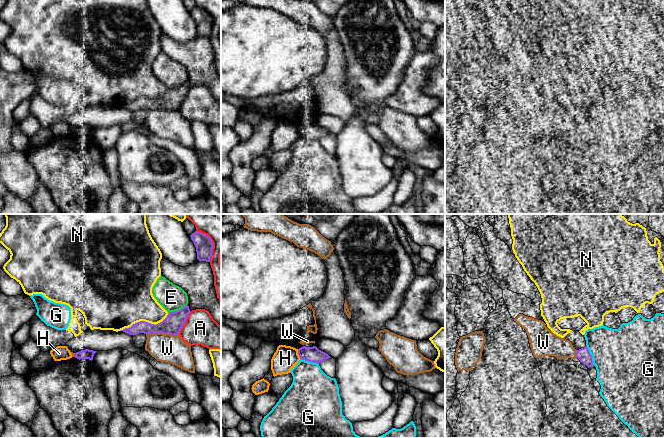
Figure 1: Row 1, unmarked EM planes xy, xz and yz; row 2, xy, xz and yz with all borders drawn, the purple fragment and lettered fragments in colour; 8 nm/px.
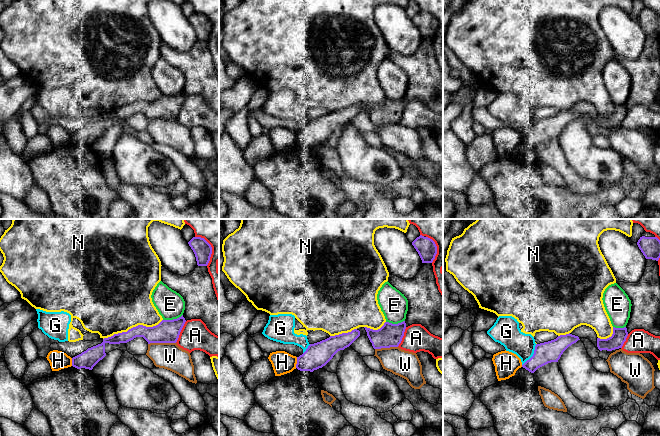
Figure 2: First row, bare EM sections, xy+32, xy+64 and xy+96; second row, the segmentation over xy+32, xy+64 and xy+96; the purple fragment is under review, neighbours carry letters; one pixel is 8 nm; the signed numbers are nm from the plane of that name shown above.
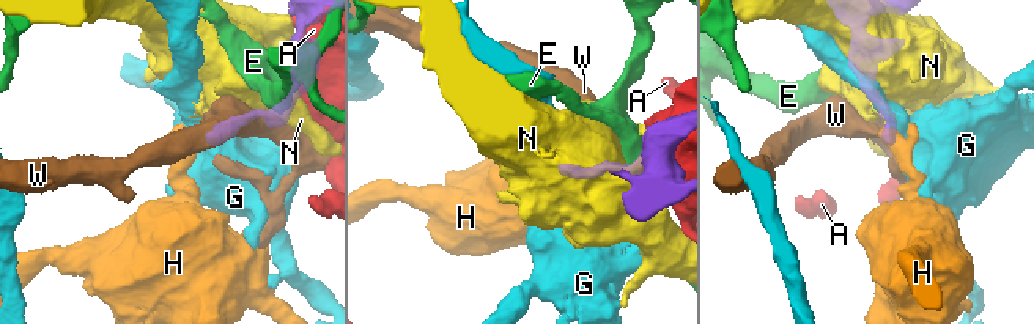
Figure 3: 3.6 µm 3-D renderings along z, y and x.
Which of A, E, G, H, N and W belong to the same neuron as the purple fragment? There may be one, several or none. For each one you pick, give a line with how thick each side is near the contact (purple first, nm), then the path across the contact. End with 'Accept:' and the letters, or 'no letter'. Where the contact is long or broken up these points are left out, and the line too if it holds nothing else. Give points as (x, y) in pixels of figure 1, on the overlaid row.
Accept: no letter

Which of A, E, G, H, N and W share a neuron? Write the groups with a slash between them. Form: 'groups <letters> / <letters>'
groups A / E / G / H / N / W

